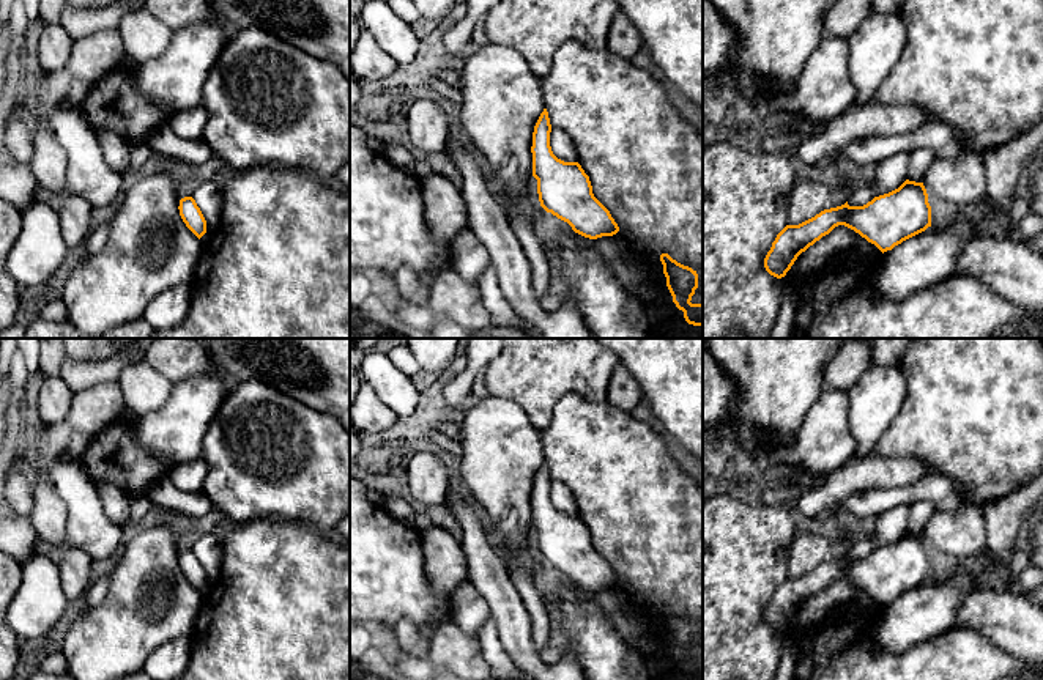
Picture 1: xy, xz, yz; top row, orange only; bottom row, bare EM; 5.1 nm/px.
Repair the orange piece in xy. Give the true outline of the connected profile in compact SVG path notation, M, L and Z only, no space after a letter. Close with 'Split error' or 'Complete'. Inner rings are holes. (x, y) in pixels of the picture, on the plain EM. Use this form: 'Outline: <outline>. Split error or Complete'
Outline: M192 549L180 552L180 568L186 579L200 592L206 586L206 573Z. Complete

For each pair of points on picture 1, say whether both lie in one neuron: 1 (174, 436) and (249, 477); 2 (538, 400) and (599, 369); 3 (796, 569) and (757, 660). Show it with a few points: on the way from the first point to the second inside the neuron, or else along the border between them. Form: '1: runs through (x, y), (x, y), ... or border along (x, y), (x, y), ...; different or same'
1: border along (215, 416), (204, 436), (200, 455); different
2: runs through (553, 384), (569, 369), (583, 369); same
3: border along (793, 540), (786, 550), (786, 576); different

